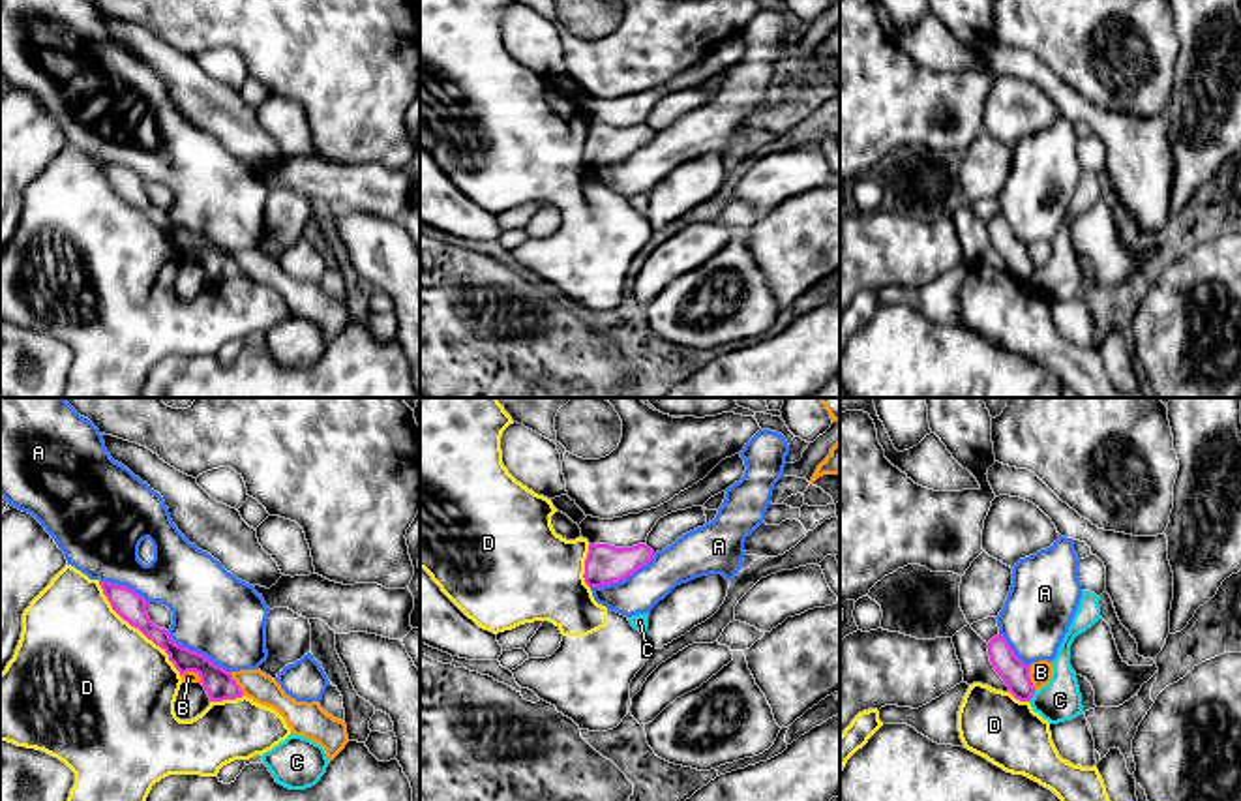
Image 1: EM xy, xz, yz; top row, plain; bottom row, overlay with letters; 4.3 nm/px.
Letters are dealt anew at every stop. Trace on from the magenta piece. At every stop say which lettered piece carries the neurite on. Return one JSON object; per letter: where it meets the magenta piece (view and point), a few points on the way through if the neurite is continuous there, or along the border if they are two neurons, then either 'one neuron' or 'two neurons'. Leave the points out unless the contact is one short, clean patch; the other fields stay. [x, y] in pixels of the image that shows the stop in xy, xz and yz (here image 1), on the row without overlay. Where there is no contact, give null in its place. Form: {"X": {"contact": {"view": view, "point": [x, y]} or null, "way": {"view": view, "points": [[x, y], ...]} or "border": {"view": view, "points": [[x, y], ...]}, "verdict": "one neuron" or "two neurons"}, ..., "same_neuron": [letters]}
{"A": {"contact": {"view": "xy", "point": [195, 231]}, "verdict": "two neurons"}, "B": {"contact": {"view": "xy", "point": [235, 263]}, "verdict": "two neurons"}, "C": {"contact": {"view": "yz", "point": [1031, 276]}, "verdict": "two neurons"}, "D": {"contact": {"view": "xy", "point": [137, 207]}, "verdict": "two neurons"}, "same_neuron": []}

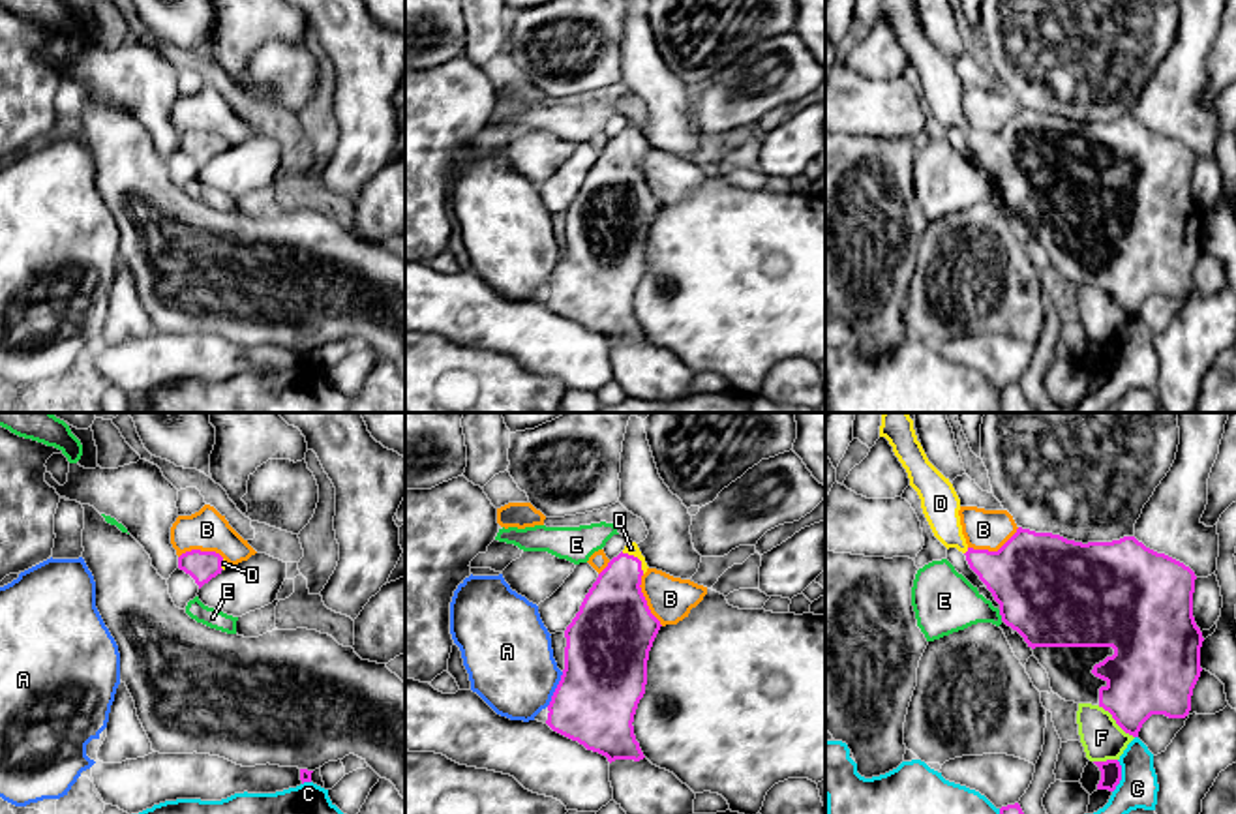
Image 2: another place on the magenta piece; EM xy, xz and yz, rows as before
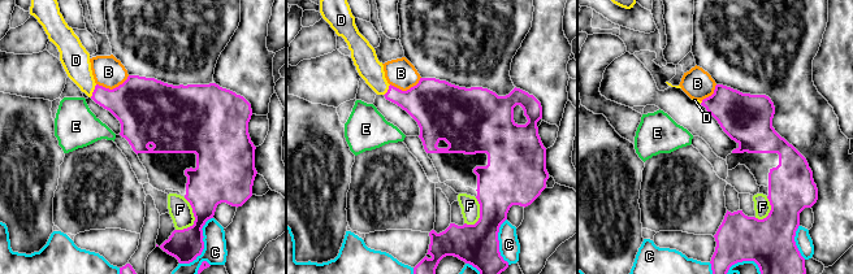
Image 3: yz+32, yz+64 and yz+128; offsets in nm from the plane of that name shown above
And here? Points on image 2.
{"A": {"contact": {"view": "xz", "point": [556, 269]}, "border": {"view": "xz", "points": [[563, 252], [546, 286]]}, "verdict": "two neurons"}, "B": {"contact": {"view": "yz", "point": [993, 132]}, "verdict": "two neurons"}, "C": {"contact": {"view": "yz", "point": [1120, 357]}, "verdict": "two neurons"}, "D": {"contact": {"view": "xz", "point": [636, 137]}, "way": {"view": "xz", "points": [[616, 192], [618, 164], [636, 137], [631, 128]]}, "verdict": "one neuron"}, "E": {"contact": {"view": "yz", "point": [1000, 194]}, "border": {"view": "yz", "points": [[998, 190], [1002, 199]]}, "verdict": "two neurons"}, "F": {"contact": {"view": "yz", "point": [1115, 299]}, "verdict": "two neurons"}, "same_neuron": ["D"]}

